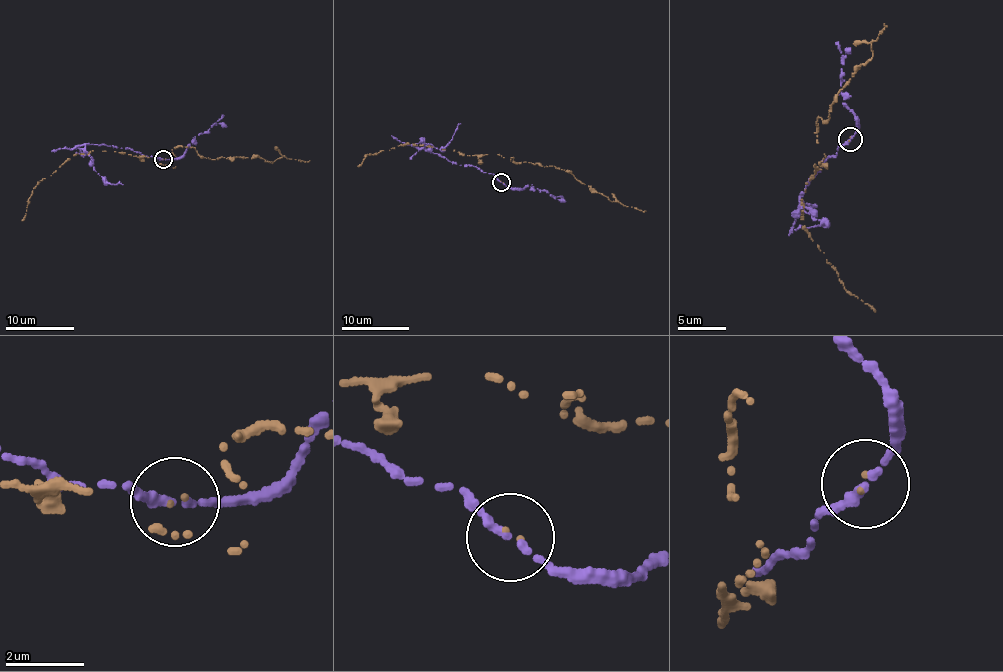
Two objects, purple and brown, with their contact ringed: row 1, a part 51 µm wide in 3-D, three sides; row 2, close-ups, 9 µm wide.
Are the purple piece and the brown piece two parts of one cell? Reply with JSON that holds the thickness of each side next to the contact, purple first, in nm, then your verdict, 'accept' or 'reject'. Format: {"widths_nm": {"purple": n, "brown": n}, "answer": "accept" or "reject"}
{"widths_nm": {"purple": 200, "brown": 70}, "answer": "reject"}

